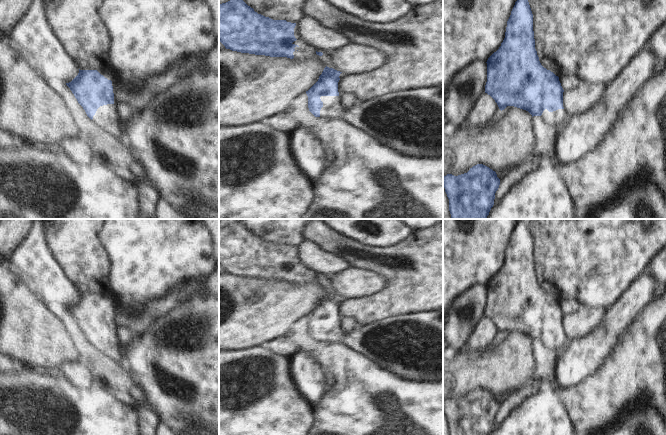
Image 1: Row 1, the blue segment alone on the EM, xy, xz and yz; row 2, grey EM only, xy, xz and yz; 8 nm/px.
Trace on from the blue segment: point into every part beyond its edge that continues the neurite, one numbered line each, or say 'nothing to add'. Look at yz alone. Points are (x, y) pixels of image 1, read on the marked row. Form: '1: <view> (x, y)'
1: yz (554, 118)

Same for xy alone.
1: xy (176, 140)

